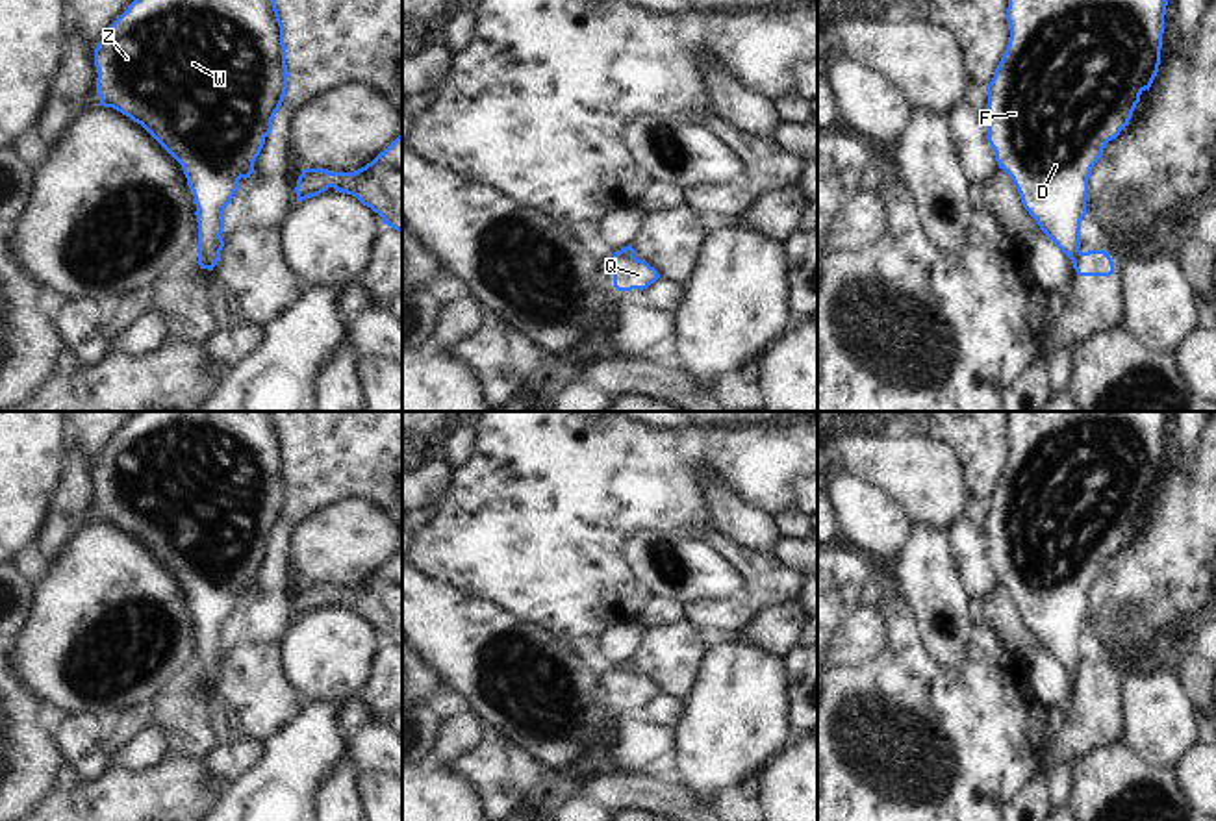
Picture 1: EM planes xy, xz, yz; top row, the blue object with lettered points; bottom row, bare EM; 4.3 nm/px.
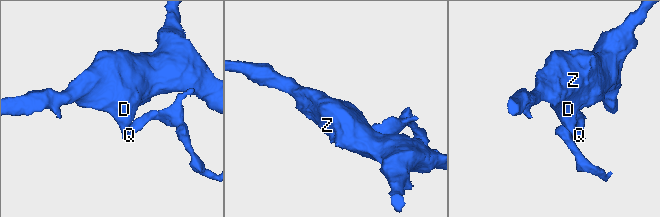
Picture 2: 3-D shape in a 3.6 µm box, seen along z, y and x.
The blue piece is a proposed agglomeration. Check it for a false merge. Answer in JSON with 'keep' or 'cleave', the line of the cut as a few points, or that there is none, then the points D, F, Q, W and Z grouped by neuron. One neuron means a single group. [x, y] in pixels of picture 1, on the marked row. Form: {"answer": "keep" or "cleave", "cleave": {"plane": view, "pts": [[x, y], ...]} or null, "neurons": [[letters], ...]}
{"answer": "cleave", "cleave": {"plane": "yz", "pts": [[1077, 249], [1072, 260]]}, "neurons": [["D", "F", "W", "Z"], ["Q"]]}

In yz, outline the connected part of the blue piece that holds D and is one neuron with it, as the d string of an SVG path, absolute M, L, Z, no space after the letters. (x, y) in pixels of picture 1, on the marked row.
M1008 0L1008 44L986 85L988 143L1023 208L1071 261L1081 248L1092 167L1159 72L1166 6L1168 0Z

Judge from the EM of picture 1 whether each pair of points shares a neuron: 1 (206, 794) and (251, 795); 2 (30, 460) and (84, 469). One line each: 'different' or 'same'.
1: different
2: different

